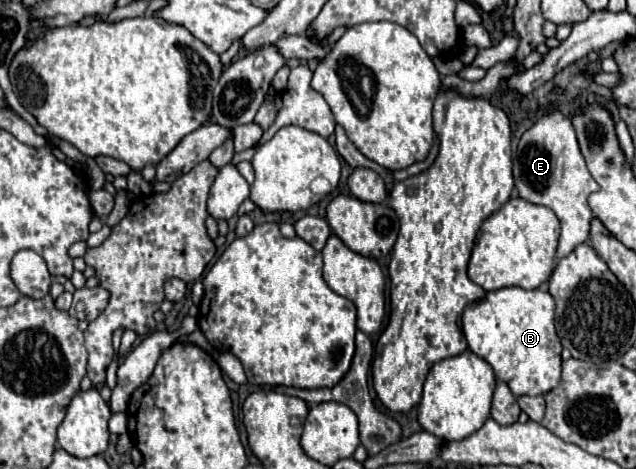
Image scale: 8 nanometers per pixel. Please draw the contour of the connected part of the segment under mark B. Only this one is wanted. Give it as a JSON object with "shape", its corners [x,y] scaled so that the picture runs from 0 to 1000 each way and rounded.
{"shape":[[[794,612],[781,620],[769,620],[756,642],[737,646],[728,663],[725,680],[728,714],[734,723],[737,744],[763,765],[778,804],[791,808],[810,846],[816,842],[857,842],[882,812],[882,727],[873,706],[873,642],[854,616],[819,616],[819,612]]]}

